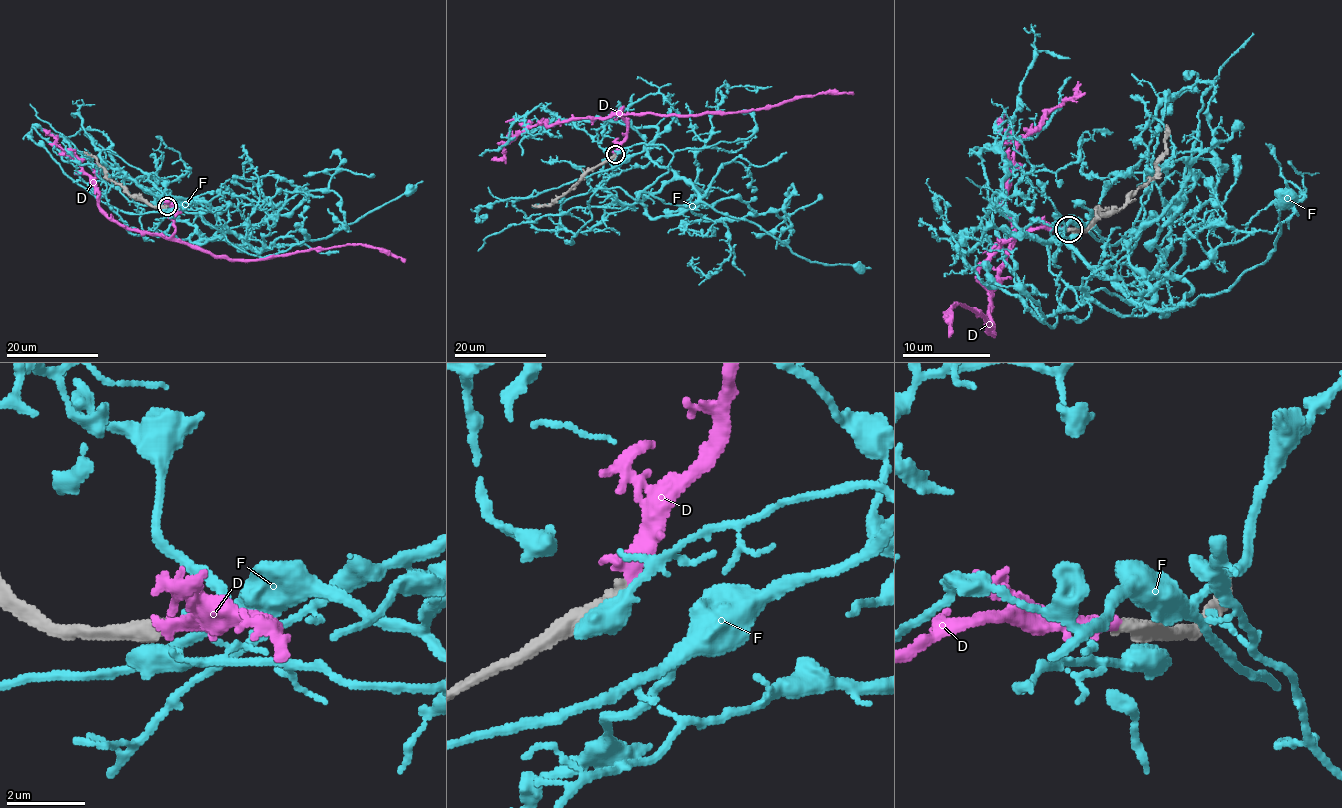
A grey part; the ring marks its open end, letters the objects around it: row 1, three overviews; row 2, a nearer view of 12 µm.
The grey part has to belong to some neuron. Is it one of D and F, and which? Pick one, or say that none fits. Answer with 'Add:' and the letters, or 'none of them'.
Add: D

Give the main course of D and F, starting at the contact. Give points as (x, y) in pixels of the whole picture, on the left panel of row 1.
D: (167, 206), (179, 209), (174, 237), (215, 255), (257, 260), (364, 244), (405, 261)
F: (163, 208), (226, 229), (207, 239), (288, 214), (310, 191), (335, 192), (345, 225), (336, 230), (327, 208)

